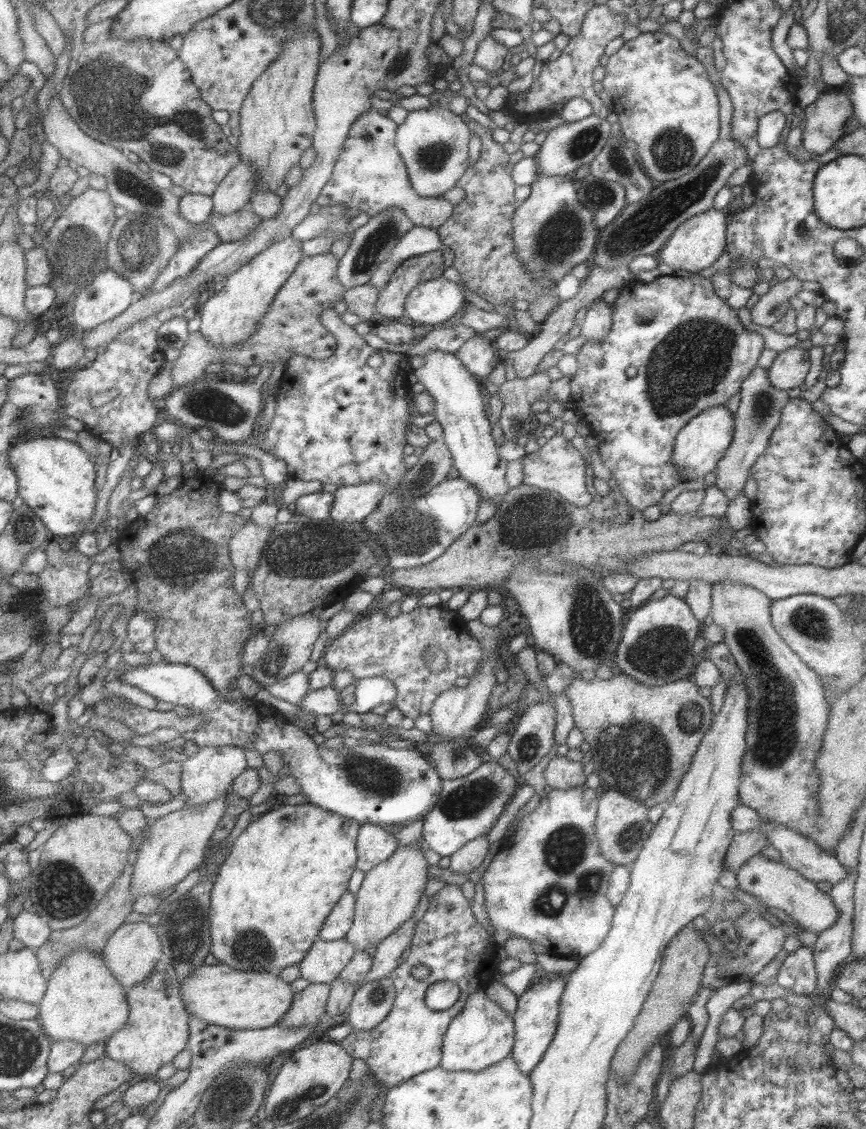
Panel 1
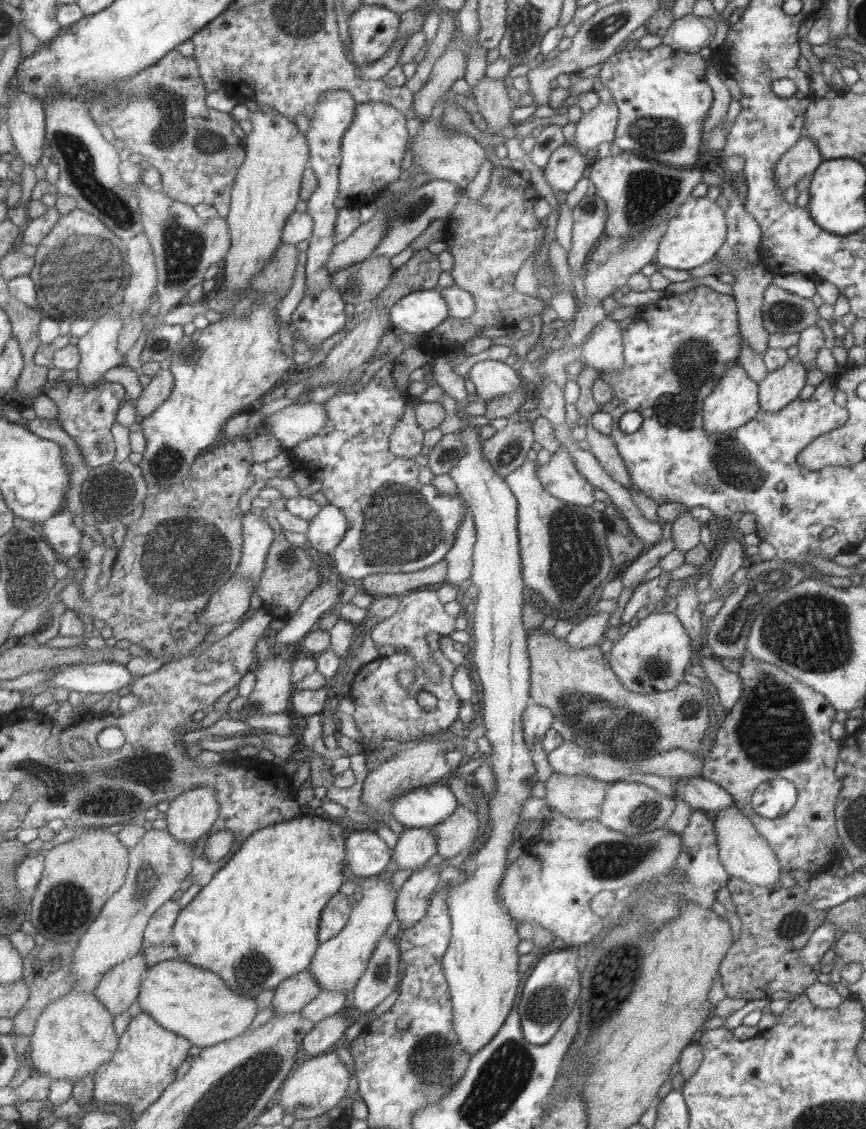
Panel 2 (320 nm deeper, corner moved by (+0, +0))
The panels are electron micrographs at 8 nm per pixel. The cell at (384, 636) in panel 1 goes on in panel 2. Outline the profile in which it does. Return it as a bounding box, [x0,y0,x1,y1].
[346,632,462,750]

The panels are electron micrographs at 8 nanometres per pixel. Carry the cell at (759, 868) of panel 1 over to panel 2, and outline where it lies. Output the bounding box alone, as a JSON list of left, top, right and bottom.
[713,804,781,888]

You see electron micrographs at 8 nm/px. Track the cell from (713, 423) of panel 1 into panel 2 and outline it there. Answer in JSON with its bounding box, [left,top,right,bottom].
[702,363,760,434]

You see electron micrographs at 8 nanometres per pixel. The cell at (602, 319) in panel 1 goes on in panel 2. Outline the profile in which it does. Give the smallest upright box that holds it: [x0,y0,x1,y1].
[581,318,623,372]

